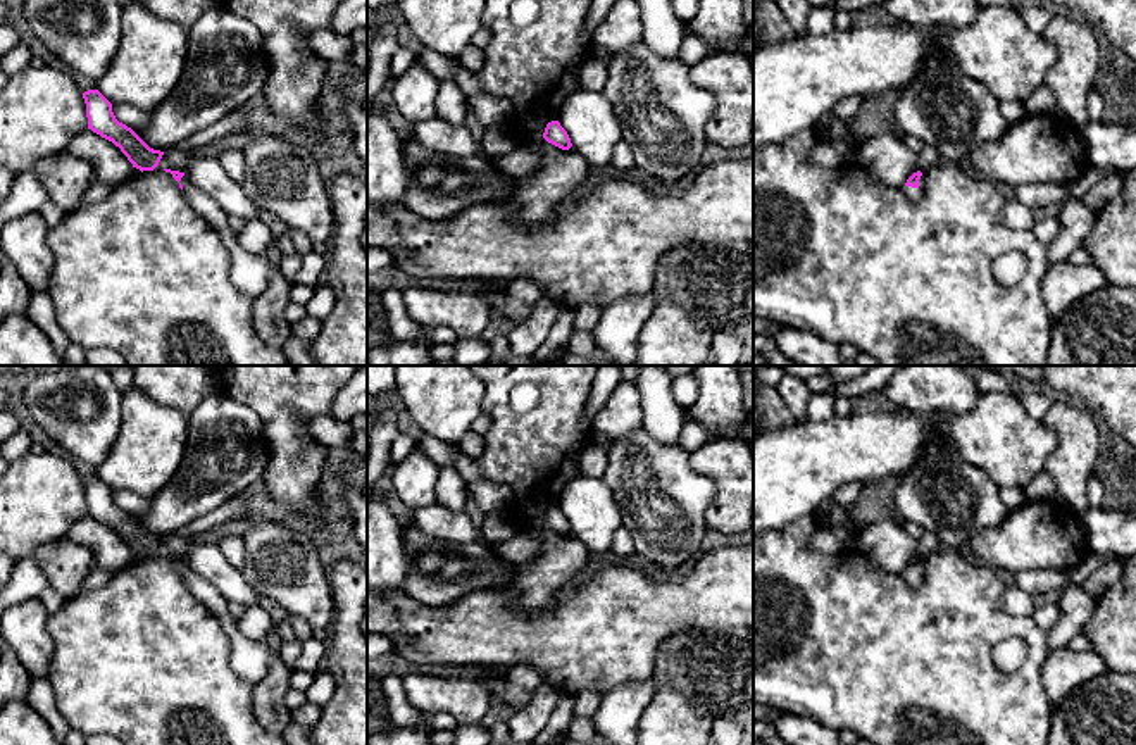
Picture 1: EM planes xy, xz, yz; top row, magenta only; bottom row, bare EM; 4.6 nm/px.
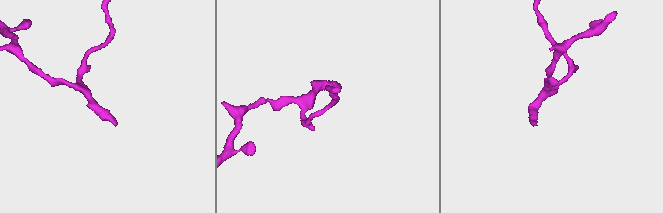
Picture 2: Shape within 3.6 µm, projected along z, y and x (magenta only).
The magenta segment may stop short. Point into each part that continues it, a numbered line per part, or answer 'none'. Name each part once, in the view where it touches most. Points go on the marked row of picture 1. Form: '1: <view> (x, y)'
1: yz (914, 194)

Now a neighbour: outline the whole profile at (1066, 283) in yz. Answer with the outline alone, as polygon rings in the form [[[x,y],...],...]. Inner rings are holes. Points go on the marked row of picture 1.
[[[1065,260],[1052,264],[1041,281],[1041,295],[1052,317],[1058,317],[1072,304],[1105,285],[1107,279],[1095,264],[1076,266]]]

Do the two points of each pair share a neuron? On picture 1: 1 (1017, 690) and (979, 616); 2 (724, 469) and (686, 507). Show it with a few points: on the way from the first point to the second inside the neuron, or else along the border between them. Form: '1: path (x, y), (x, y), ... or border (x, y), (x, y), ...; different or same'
1: path (997, 682), (979, 664), (979, 637); same
2: border (690, 454), (690, 466), (714, 485), (705, 521); different

